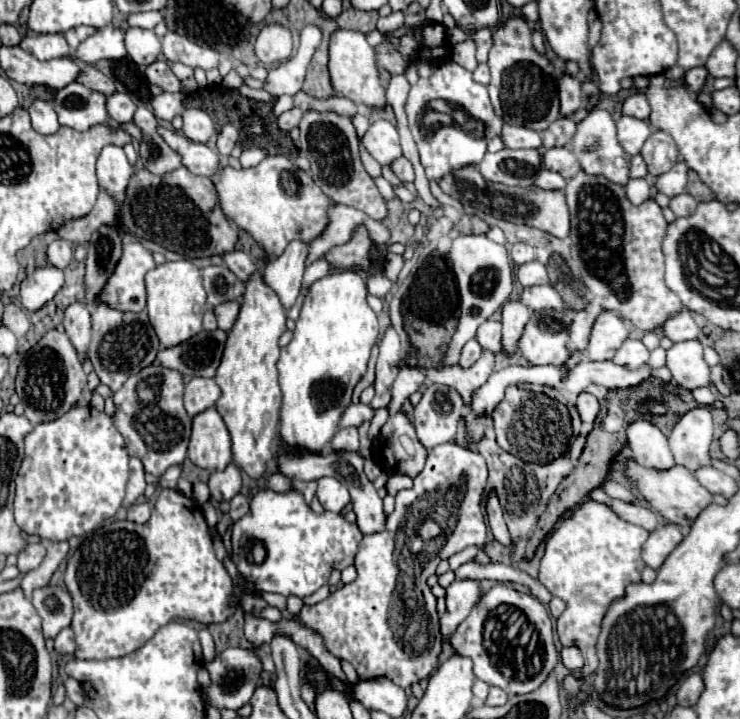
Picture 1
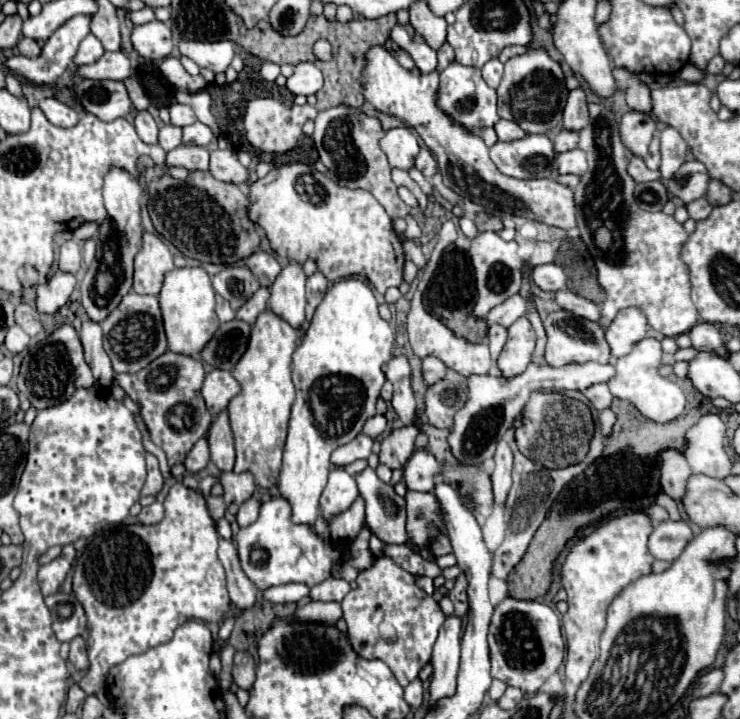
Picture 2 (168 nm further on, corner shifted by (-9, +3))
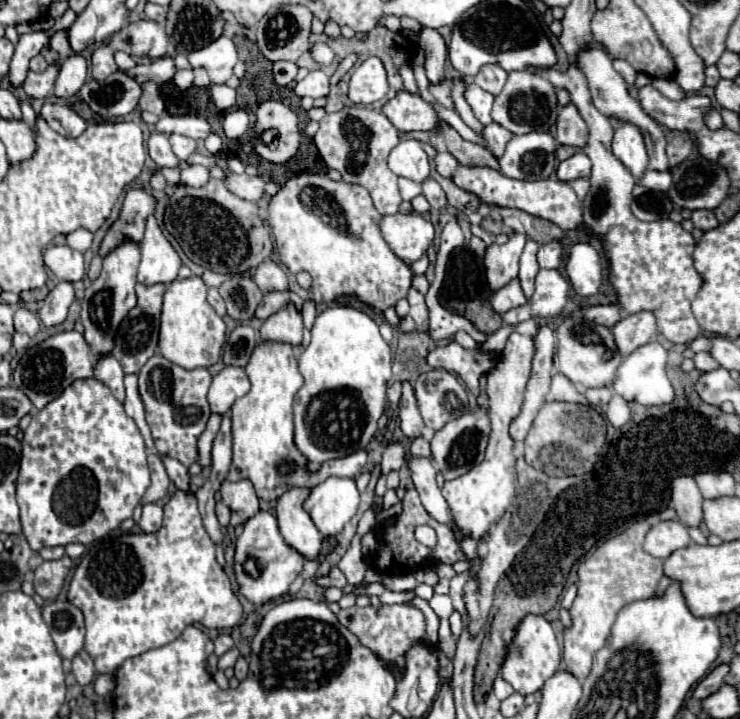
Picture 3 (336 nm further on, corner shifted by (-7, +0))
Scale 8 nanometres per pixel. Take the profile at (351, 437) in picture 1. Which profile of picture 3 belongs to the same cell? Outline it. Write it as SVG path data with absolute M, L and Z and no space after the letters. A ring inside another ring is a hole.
M266 341L258 345L246 365L252 389L232 405L234 459L228 481L250 479L254 491L264 501L274 501L292 487L316 487L326 477L358 477L366 465L366 451L354 451L342 459L326 461L318 471L310 473L304 467L304 455L294 443L292 403L304 379L298 371L294 347L286 343Z

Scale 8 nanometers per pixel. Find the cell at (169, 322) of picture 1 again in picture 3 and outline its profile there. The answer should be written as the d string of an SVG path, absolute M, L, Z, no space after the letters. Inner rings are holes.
M192 275L188 279L168 283L160 319L160 339L158 339L160 353L174 365L180 365L184 369L210 367L218 363L224 341L226 341L226 323L206 301L204 281Z

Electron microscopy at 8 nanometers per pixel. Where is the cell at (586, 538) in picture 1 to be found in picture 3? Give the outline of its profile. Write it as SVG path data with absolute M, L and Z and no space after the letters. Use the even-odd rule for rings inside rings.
M642 519L624 533L596 547L578 569L578 597L570 609L572 627L564 631L564 661L570 673L584 681L592 669L592 657L606 645L618 611L638 599L650 599L662 579L662 559L650 557L644 549L644 537L650 525Z

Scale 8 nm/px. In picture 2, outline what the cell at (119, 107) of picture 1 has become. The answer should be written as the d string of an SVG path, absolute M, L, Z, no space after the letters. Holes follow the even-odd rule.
M140 110L134 116L134 126L138 136L146 142L146 144L156 144L158 142L158 124L154 122L154 118L148 114L148 110Z

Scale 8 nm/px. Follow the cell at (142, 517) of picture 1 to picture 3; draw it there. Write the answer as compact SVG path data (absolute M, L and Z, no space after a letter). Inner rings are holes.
M146 503L142 507L142 519L140 519L140 529L144 533L154 533L162 525L162 505L158 503Z

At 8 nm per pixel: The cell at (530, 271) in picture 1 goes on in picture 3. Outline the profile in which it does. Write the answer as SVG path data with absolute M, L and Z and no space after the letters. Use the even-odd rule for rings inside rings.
M540 269L540 273L536 275L536 291L528 301L528 309L526 305L516 307L506 315L502 315L502 319L506 325L510 325L526 319L536 319L536 317L546 317L546 319L556 317L566 307L568 291L570 285L558 271Z

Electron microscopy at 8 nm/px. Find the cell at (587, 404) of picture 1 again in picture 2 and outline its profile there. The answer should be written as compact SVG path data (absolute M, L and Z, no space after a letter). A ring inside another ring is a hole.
M594 384L594 386L590 386L590 388L584 392L584 396L592 402L592 406L594 406L598 412L610 408L610 404L612 404L612 394L610 394L610 390L608 390L606 384Z

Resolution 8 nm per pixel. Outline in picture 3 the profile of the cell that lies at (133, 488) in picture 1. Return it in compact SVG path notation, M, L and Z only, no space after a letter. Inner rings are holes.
M154 451L148 453L148 467L152 471L152 485L146 491L146 495L144 495L142 501L144 503L156 503L156 501L160 501L168 493L170 479L168 479L168 473L164 469L164 463L162 463L160 455L154 453Z

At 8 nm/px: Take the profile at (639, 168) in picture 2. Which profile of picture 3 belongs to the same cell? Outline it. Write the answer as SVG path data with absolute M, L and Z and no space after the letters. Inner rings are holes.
M646 171L646 175L638 181L640 185L652 189L652 191L668 191L672 183L672 175L668 171Z

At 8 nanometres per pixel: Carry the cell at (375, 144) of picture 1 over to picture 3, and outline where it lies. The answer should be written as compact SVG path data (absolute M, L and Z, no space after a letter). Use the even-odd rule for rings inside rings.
M406 139L396 145L390 153L388 165L398 177L406 177L416 183L424 183L430 177L428 155L422 149L422 143L414 139Z

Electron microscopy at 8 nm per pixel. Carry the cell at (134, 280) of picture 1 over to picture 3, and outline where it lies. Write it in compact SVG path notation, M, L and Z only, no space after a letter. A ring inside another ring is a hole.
M148 217L146 233L140 243L140 267L138 281L144 285L172 283L178 277L182 259L172 247L172 243L162 233L156 217Z

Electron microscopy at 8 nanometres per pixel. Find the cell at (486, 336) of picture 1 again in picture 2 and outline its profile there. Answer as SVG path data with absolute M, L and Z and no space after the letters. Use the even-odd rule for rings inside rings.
M516 294L516 296L512 296L512 298L508 298L506 302L502 302L500 306L492 308L492 310L488 312L488 316L486 316L486 322L488 322L488 324L500 324L500 326L508 328L508 326L512 326L524 312L526 312L526 304L524 304L522 296Z

